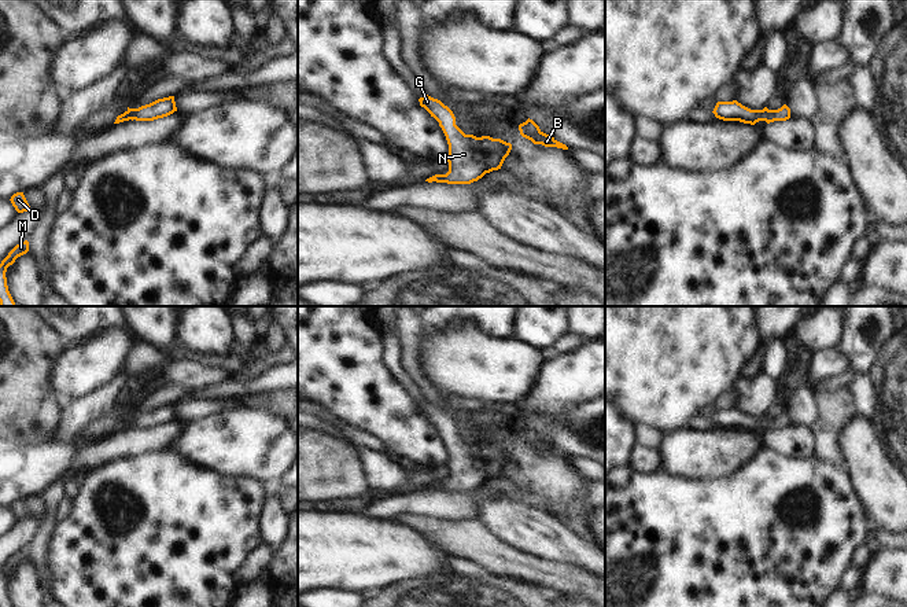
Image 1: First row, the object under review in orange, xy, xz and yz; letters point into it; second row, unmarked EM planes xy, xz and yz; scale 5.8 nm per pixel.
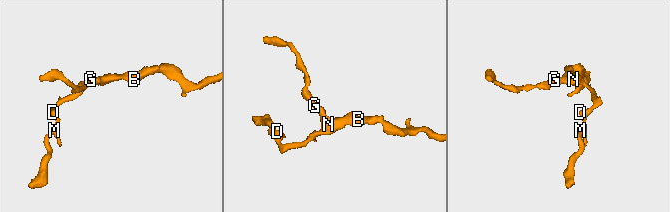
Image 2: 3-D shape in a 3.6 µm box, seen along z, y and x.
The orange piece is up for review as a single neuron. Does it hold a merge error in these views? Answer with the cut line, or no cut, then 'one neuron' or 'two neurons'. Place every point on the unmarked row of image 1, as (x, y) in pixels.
cut none; one neuron

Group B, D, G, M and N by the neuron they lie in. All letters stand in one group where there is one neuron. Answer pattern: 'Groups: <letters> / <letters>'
Groups: B D G M N

